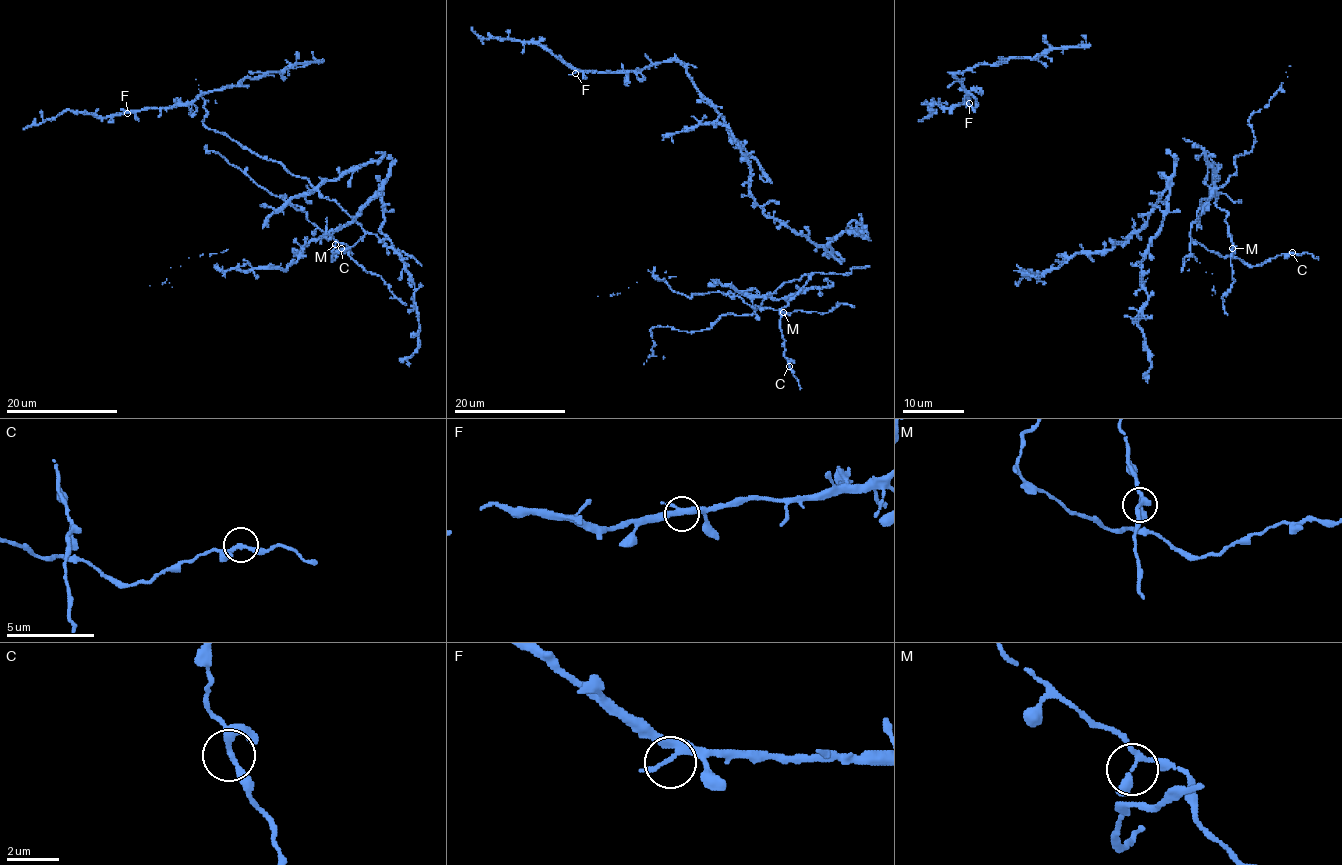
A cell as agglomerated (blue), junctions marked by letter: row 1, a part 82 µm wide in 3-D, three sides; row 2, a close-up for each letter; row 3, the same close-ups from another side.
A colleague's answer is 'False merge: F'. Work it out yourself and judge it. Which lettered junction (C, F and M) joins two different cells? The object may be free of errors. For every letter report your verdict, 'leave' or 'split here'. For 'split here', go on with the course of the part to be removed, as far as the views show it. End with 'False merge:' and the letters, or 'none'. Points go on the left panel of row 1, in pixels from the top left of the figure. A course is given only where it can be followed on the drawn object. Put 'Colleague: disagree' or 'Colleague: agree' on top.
Colleague: disagree
C: leave
F: leave
M: leave
False merge: none

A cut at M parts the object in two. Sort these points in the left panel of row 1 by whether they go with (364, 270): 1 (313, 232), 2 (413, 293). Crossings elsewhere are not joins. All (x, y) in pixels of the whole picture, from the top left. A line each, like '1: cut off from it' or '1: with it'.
1: with it
2: cut off from it

